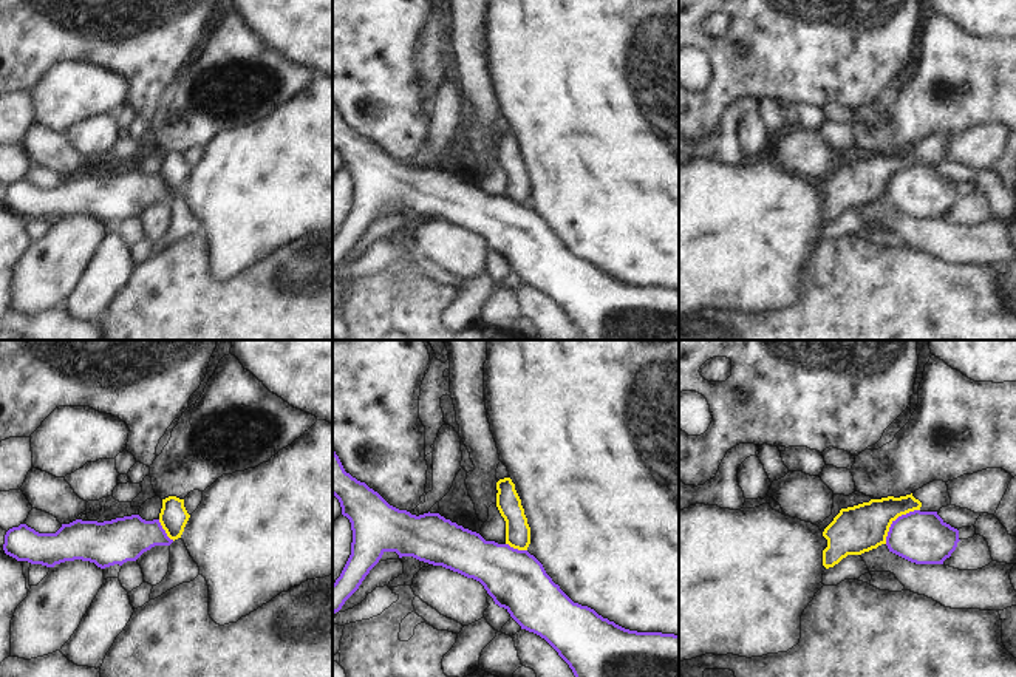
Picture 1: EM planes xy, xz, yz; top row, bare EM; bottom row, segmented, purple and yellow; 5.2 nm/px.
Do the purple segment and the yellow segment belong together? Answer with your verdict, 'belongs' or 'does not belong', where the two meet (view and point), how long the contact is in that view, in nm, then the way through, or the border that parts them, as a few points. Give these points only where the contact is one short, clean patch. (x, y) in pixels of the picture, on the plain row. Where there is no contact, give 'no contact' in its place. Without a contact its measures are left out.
does not belong | yz (896, 173) | 260 nm | along yz (919, 163), (902, 167), (891, 178), (885, 197)

